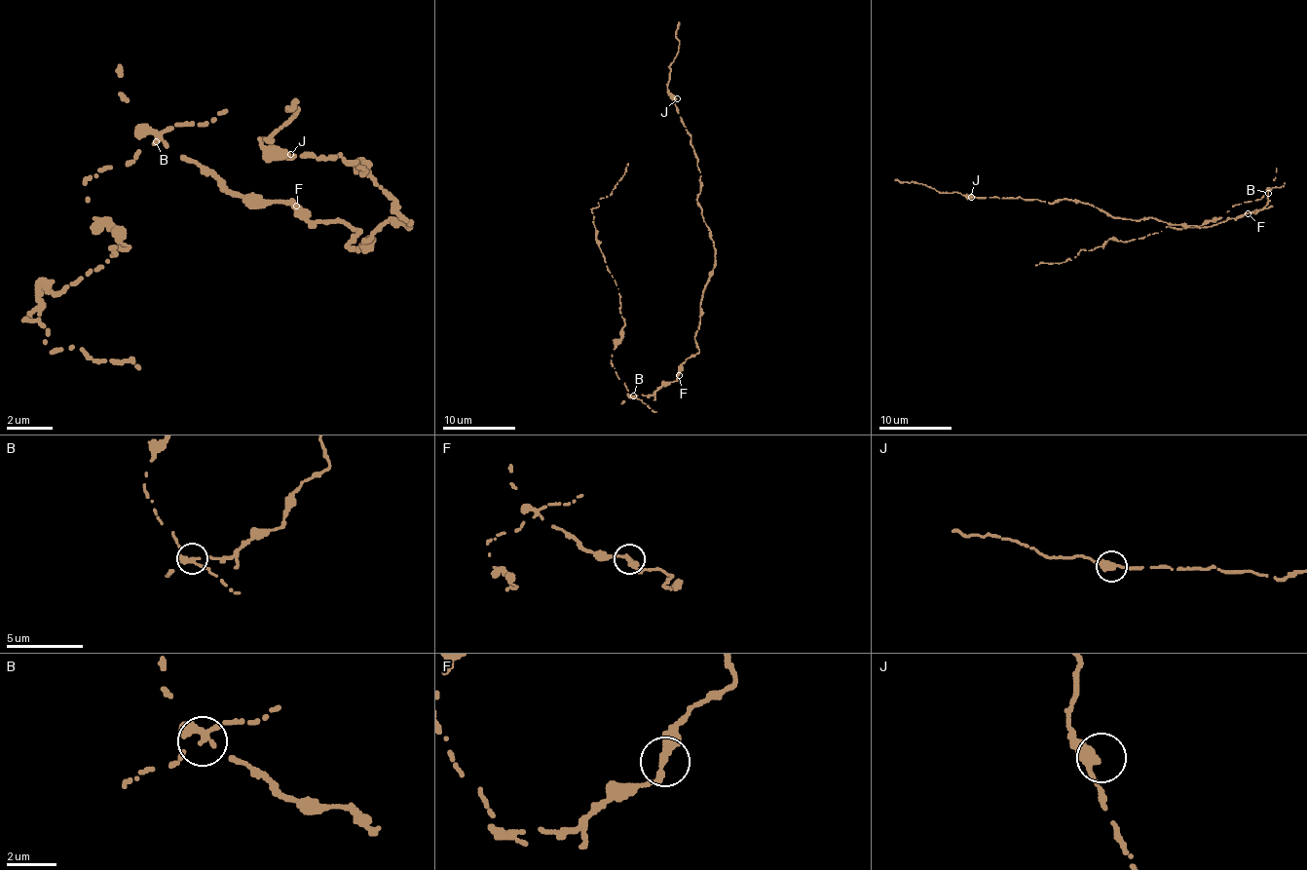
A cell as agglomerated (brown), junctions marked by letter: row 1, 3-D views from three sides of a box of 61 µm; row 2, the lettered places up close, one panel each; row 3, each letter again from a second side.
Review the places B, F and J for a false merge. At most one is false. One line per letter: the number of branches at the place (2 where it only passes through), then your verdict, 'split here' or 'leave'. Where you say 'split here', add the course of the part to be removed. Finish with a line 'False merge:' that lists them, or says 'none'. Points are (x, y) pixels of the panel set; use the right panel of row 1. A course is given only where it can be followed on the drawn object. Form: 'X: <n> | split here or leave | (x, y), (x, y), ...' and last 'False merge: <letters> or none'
B: 2 | split here | (1267, 193), (1194, 228), (1167, 226), (1162, 231), (1124, 243), (1109, 239), (1064, 262), (1036, 266)
F: 2 | leave
J: 2 | leave
False merge: B

